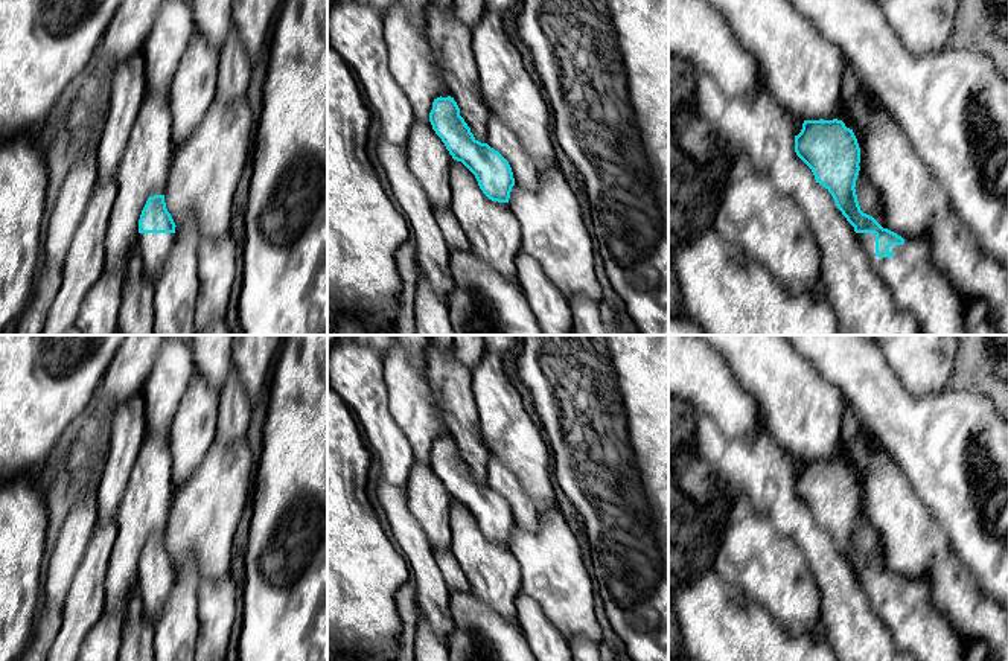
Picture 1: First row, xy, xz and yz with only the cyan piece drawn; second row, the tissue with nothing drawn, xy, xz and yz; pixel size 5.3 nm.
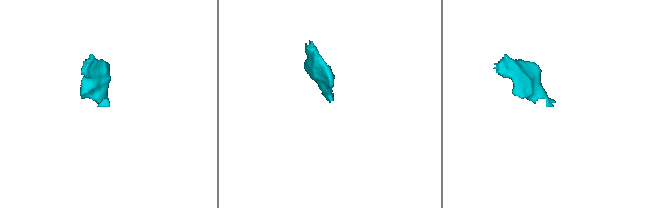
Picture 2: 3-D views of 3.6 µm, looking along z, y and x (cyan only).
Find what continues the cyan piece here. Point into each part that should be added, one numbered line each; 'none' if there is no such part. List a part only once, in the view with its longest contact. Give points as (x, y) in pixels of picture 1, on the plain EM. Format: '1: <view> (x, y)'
1: yz (917, 626)

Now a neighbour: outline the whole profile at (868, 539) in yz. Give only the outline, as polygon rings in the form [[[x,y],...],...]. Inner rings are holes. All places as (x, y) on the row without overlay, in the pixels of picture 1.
[[[862,510],[859,512],[854,530],[860,551],[872,557],[883,570],[886,570],[885,551],[880,542],[879,532],[869,525]]]

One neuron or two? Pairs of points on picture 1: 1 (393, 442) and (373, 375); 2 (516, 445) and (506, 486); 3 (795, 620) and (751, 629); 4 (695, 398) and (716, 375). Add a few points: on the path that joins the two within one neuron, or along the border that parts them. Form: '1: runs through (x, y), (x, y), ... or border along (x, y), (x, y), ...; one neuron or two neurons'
1: runs through (378, 425), (373, 416), (373, 392); one neuron
2: border along (491, 453), (516, 477), (532, 500); two neurons
3: border along (752, 599), (792, 632), (803, 634), (807, 631); two neurons
4: runs through (701, 392), (710, 381); one neuron

